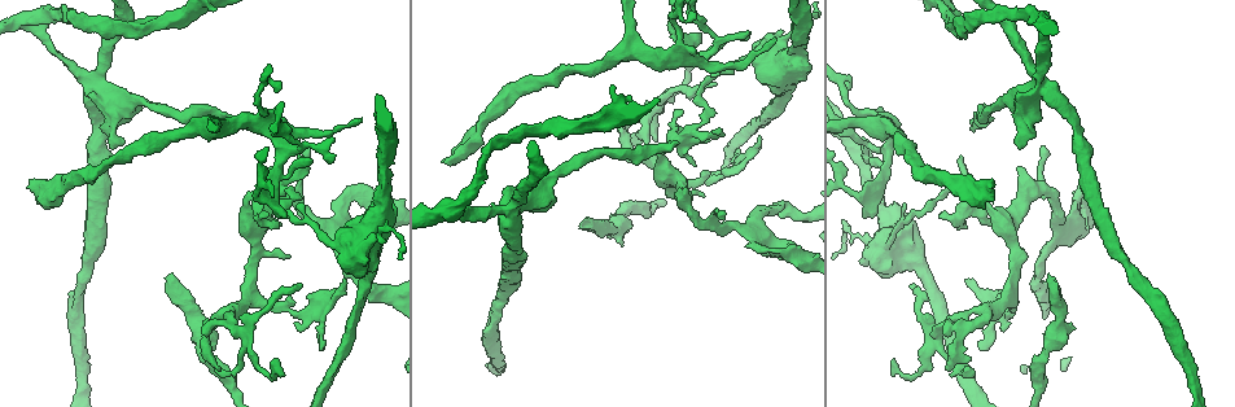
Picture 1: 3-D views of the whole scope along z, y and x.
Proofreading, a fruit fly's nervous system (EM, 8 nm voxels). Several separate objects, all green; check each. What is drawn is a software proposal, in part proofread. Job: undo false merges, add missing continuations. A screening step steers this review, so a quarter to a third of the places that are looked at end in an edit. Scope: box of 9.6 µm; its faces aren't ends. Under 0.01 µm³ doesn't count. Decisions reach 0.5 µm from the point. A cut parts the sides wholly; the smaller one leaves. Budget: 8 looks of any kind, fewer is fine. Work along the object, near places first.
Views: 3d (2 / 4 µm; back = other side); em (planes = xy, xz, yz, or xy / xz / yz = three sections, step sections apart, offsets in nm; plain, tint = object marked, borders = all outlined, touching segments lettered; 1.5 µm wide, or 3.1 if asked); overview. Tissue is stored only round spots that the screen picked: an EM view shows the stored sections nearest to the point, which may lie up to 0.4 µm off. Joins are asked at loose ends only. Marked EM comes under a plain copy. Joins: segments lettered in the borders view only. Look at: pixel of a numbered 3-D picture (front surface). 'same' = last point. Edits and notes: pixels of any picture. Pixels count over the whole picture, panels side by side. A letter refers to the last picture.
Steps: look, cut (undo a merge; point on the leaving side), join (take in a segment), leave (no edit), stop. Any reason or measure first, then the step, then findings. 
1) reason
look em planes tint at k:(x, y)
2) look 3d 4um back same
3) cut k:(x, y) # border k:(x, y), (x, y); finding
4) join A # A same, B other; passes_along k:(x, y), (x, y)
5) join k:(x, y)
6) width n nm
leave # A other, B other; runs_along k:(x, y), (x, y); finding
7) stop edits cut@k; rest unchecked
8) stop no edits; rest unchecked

three arms meet
look 3d 4um at 1:(454, 212)

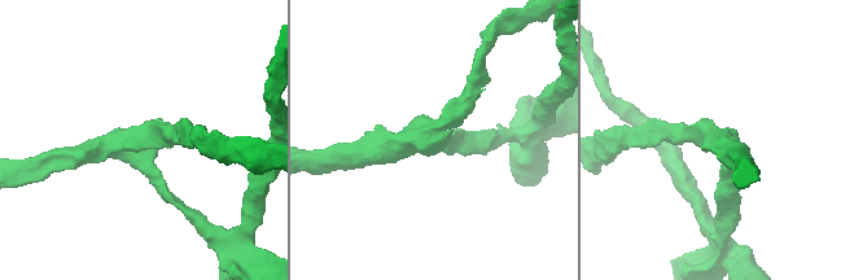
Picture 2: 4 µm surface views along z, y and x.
arms 3; need the tissue
look em xy step 4 tint at 2:(147, 155)

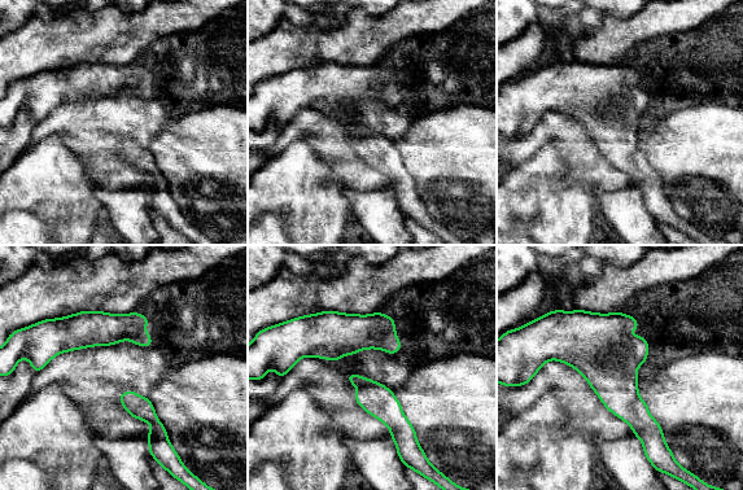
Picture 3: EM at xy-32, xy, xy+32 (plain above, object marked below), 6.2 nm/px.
look em planes borders same

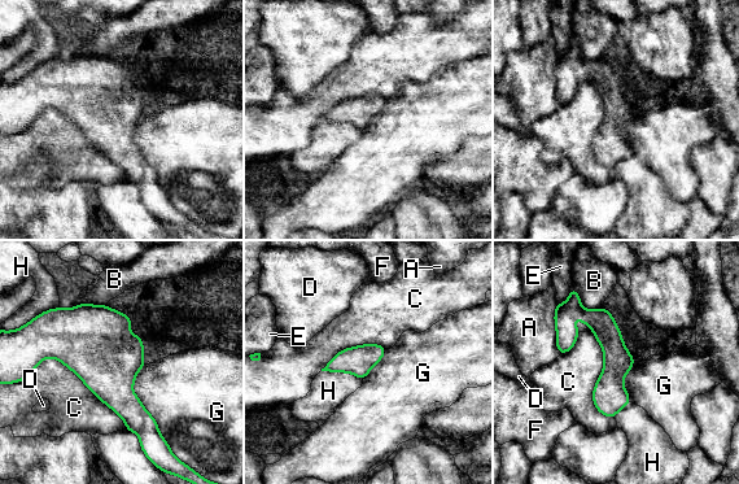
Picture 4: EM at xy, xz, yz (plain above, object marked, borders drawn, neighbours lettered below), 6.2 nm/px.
leave # A other, B other, C other, D other, E other, F other, G other, H other; border 4:(144, 363), (132, 392), (166, 441); one neuron here

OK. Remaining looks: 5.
end of a long branch
look em planes tint at 1:(973, 123)

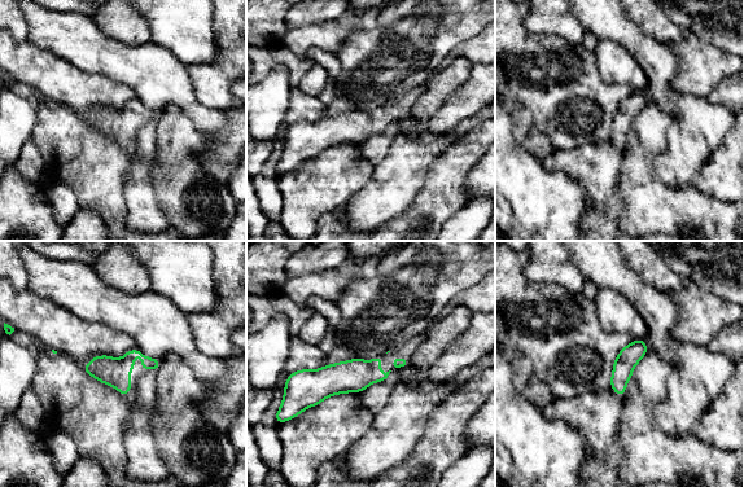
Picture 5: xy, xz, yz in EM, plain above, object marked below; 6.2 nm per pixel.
what lies round it
look em planes borders same

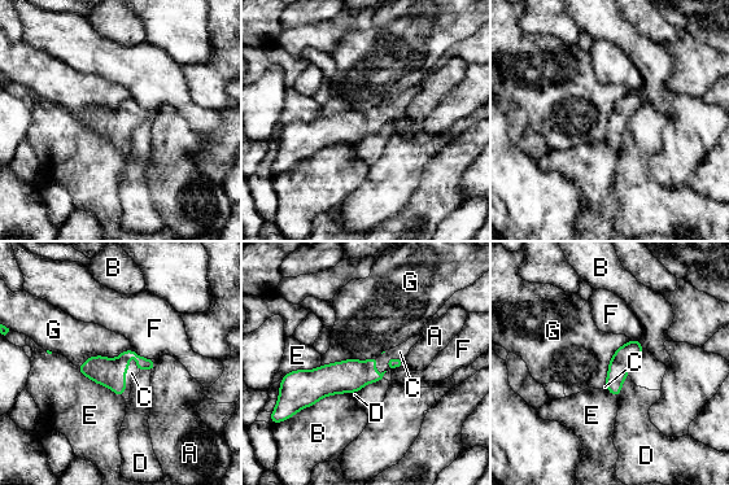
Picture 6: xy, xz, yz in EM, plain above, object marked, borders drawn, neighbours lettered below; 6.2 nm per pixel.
width 140 nm
join C # A other, B other, C same, D other, E other, F other, G other; passes_along 6:(109, 372), (125, 372), (131, 372); it goes on there

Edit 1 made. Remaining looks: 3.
thin end
look em planes borders at 1:(710, 140)

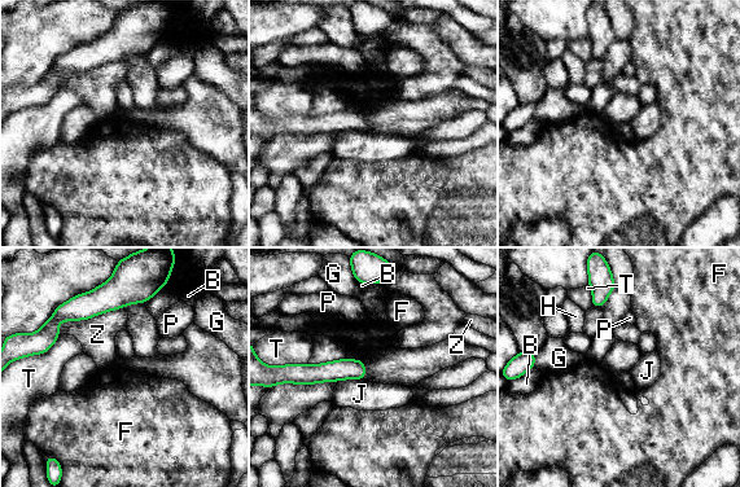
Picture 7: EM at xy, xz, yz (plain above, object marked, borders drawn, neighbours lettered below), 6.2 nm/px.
leave # B other, F other, G other, H other, J other, P other, T other, Z other; runs_along 7:(296, 367), (301, 372), (362, 372); no lettered segment goes on from it

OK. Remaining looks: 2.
three arms meet
look em planes borders at 1:(962, 325)

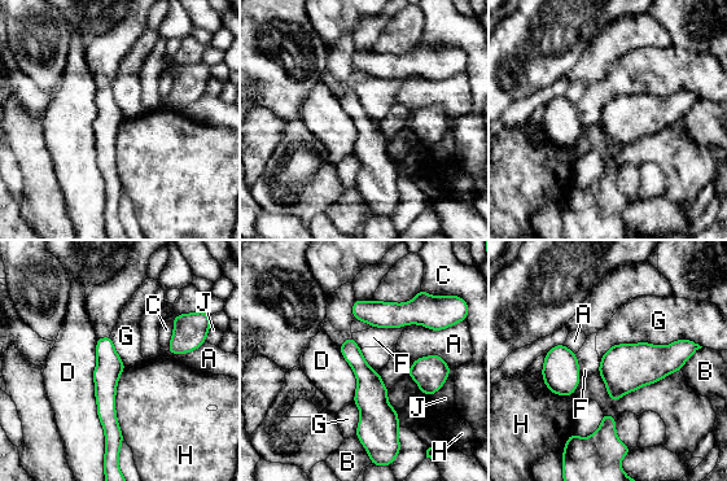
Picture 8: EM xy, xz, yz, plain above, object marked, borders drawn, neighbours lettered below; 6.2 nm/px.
leave # A other, B other, C other, D other, F other, G other, H other, J other; all the same neuron

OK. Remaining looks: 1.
stop edits join@6; rest unchecked

